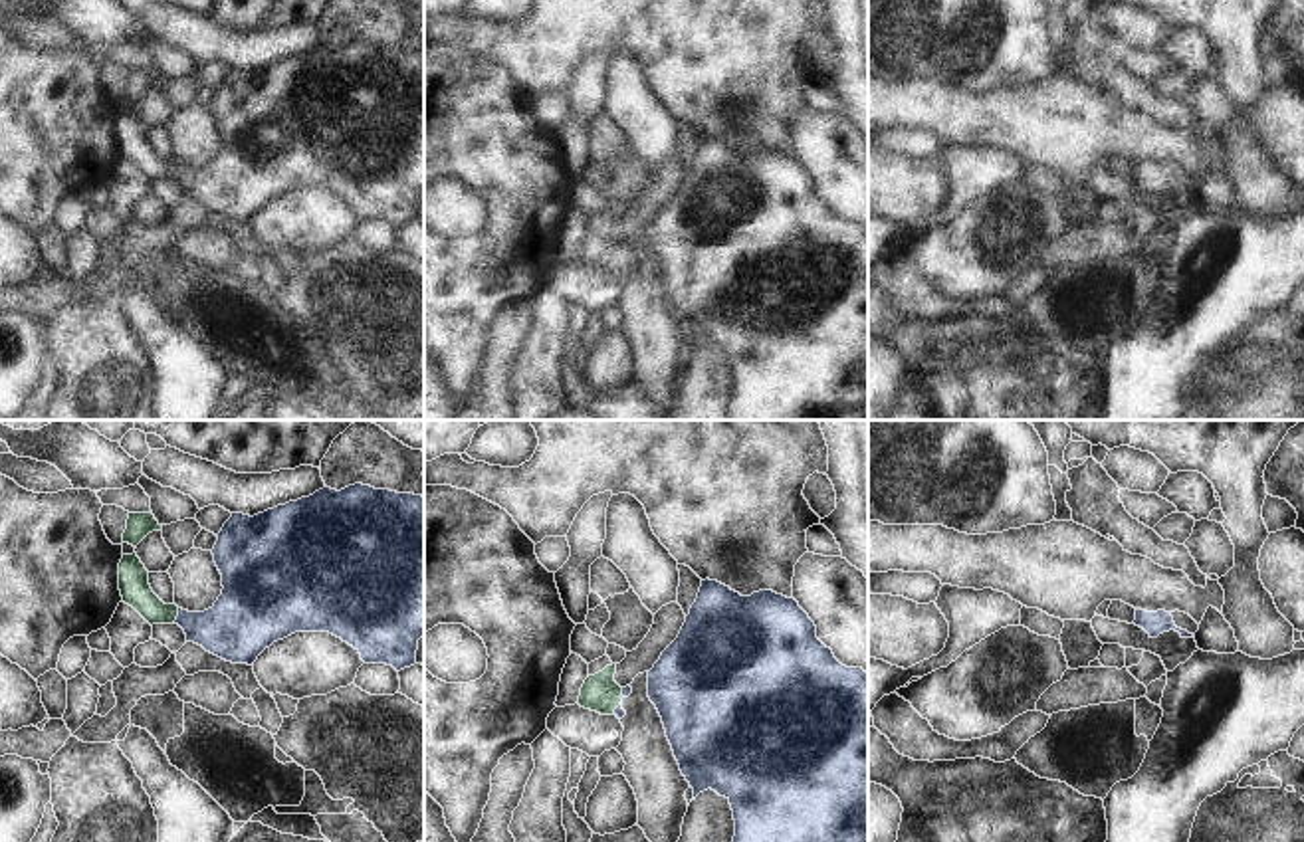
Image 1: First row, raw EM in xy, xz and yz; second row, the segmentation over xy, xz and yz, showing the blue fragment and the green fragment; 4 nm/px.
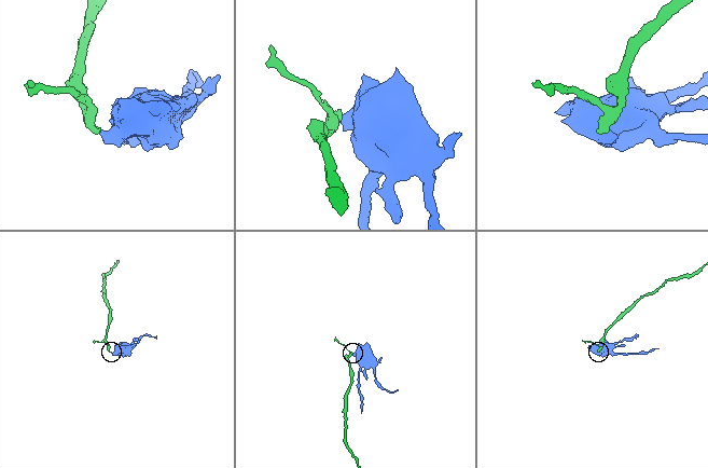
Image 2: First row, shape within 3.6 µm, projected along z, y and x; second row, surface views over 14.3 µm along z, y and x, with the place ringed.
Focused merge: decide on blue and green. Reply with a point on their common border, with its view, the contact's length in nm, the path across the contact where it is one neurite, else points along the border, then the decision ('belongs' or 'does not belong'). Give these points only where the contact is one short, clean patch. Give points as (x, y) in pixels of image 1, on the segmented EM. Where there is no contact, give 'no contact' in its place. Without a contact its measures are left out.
xy (177, 617) | 70 nm | across xy (236, 629), (201, 629), (177, 617), (163, 615), (133, 579) | belongs

